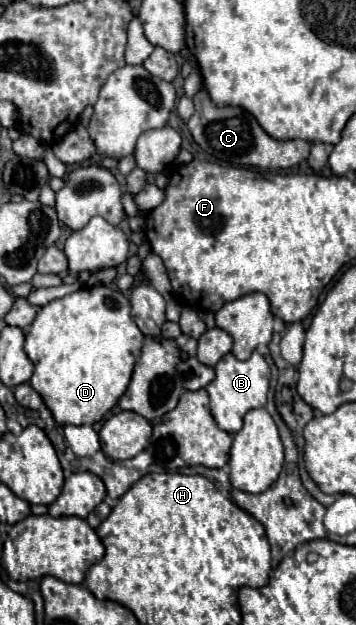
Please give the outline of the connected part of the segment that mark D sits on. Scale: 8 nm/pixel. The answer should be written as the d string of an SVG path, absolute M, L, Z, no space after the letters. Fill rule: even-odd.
M106 285L82 287L44 305L26 333L26 355L34 363L32 387L60 425L100 421L126 391L144 335L130 317L130 301Z

